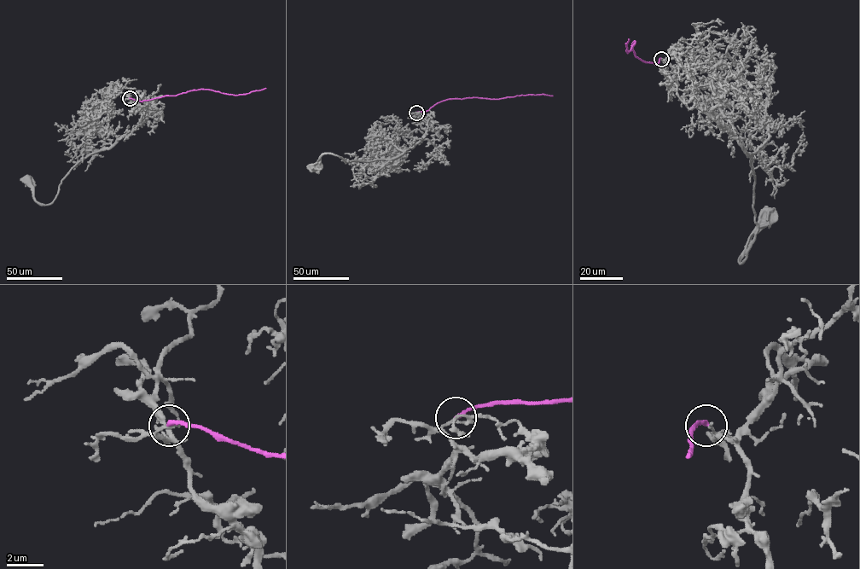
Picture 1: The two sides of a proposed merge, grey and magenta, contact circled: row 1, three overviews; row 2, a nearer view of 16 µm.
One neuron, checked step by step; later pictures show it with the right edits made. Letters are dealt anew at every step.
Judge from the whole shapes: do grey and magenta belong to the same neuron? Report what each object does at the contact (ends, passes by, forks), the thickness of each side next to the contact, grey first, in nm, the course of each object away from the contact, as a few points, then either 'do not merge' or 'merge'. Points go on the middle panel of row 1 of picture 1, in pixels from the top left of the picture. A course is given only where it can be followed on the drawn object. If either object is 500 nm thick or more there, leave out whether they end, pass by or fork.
grey ends; magenta ends; calibres 160 and 200 nm; course grey (416, 113), (427, 120), (427, 130), (400, 155), (392, 159), (345, 163), (337, 155), (323, 153), (313, 167); course magenta (416, 113), (428, 110), (449, 99), (553, 95); do not merge

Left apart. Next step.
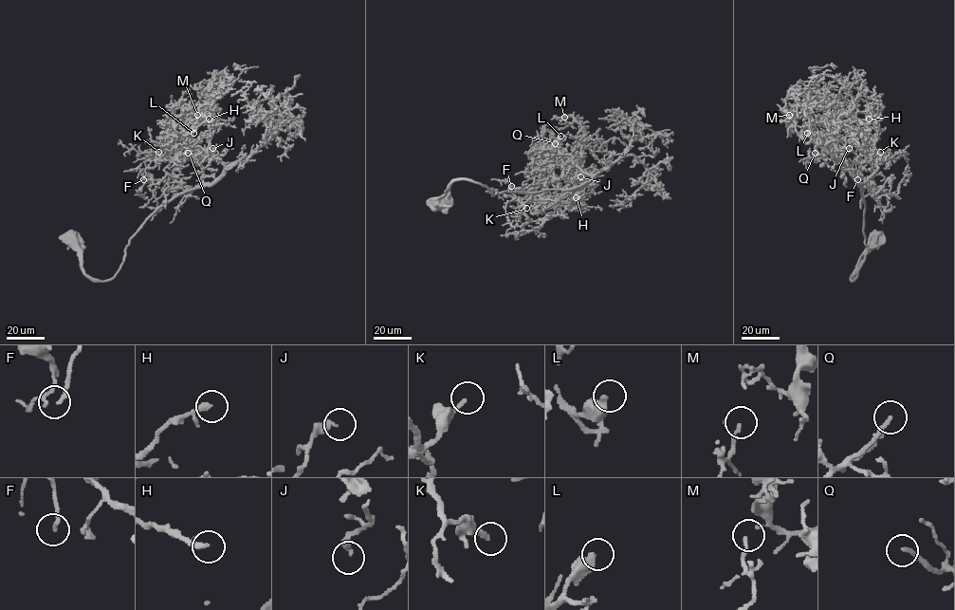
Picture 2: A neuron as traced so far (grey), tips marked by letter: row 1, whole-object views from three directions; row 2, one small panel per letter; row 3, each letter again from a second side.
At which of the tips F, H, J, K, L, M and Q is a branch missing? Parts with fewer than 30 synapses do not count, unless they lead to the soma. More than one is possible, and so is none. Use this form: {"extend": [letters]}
{"extend": ["H", "L", "Q"]}

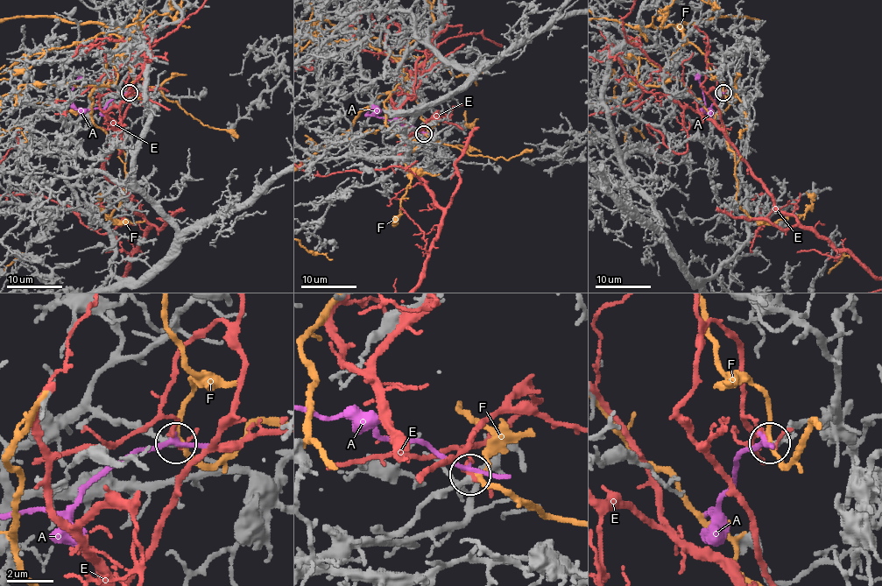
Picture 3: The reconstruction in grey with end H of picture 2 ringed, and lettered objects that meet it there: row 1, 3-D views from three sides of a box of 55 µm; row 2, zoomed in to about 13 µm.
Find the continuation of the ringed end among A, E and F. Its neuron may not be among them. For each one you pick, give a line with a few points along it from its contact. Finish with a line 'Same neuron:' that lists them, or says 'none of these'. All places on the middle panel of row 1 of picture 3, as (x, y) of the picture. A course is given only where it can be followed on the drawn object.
Same neuron: none of these

